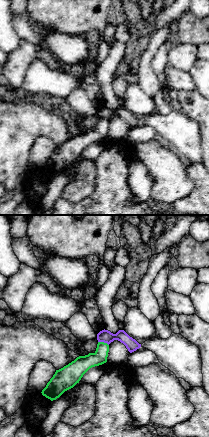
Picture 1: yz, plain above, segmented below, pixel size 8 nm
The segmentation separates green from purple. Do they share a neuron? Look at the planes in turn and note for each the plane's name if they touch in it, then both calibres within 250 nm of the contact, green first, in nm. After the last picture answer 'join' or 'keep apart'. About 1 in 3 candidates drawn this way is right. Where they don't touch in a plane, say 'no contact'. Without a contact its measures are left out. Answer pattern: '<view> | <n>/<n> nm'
yz | 140/100 nm

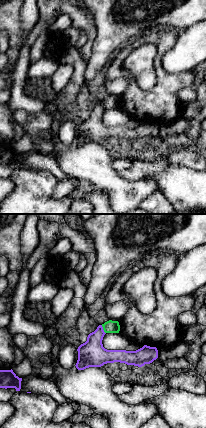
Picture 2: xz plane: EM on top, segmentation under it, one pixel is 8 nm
xz | 100/200 nm

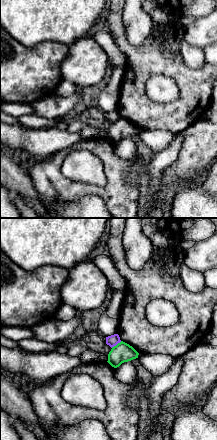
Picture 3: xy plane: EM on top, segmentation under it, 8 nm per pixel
xy | 160/90 nm

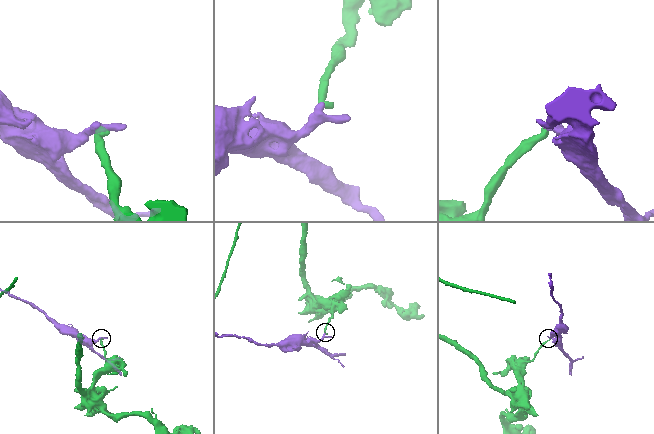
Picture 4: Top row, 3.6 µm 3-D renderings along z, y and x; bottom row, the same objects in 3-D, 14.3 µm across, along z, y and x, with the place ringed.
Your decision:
keep apart

